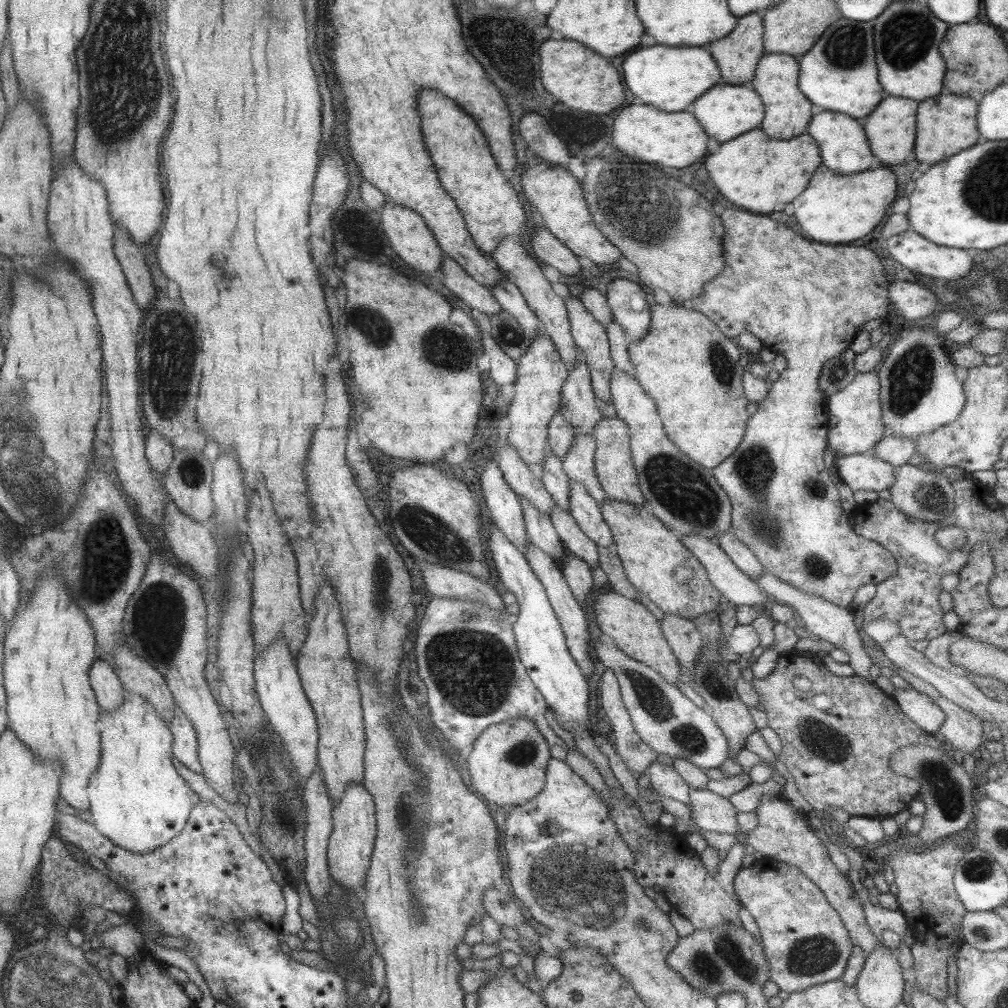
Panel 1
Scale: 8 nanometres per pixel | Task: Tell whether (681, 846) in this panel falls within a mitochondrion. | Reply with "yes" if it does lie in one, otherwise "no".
no

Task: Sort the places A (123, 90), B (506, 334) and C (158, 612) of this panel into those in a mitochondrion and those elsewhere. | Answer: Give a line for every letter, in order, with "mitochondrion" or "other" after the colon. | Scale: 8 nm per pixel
A: mitochondrion
B: mitochondrion
C: mitochondrion

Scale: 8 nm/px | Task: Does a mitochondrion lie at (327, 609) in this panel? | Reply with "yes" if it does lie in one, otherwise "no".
no

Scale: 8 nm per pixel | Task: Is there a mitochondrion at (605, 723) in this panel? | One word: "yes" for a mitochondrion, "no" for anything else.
no

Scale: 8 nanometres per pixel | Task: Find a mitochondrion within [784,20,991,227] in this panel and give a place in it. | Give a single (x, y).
(851, 45)

